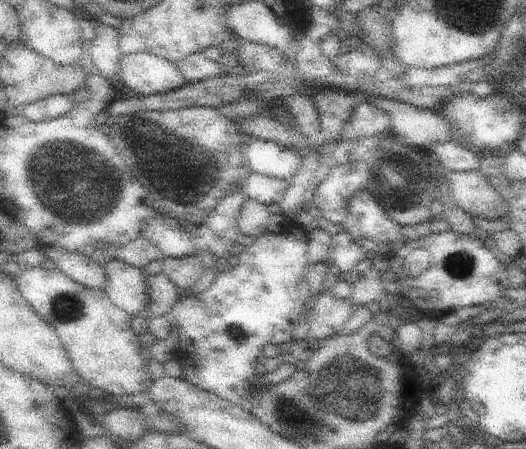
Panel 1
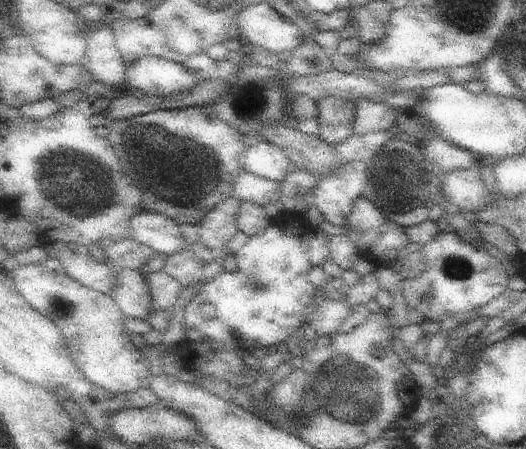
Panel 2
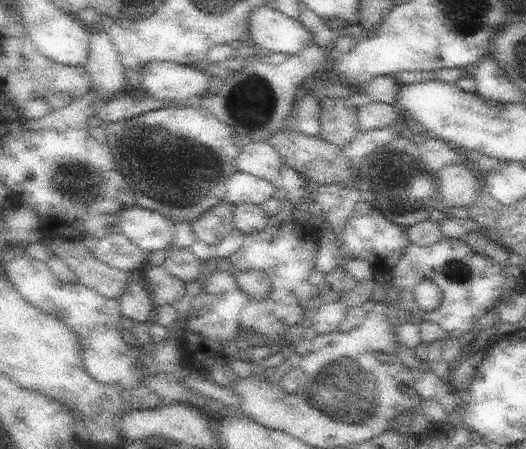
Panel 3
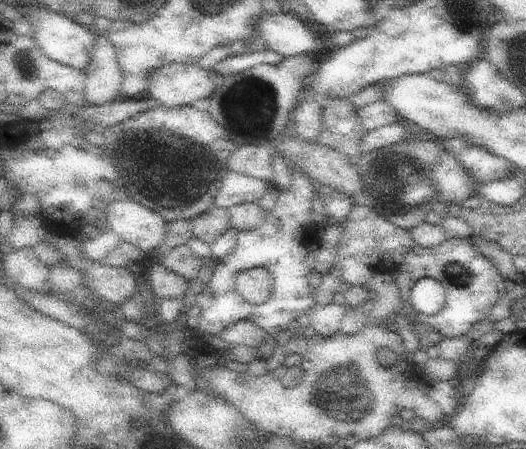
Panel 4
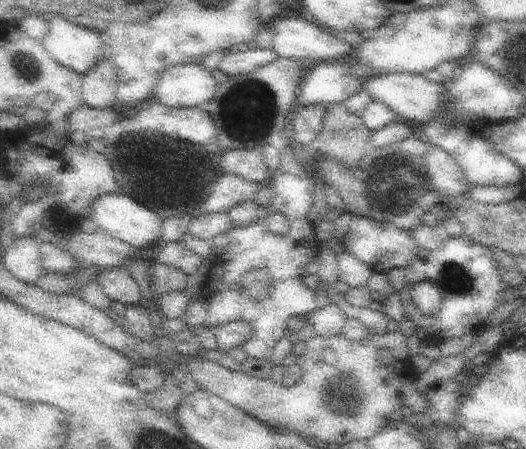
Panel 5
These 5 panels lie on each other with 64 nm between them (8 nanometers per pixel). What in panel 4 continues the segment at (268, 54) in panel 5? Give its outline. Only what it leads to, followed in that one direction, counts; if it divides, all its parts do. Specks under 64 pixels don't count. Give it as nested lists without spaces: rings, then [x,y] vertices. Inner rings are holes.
[[[265,48],[261,51],[257,51],[255,49],[250,49],[246,52],[228,56],[228,58],[221,60],[213,66],[212,73],[220,75],[221,80],[223,80],[226,77],[250,70],[250,68],[254,68],[254,66],[264,63],[275,65],[282,62],[282,60],[284,60],[284,56],[273,50]]]

